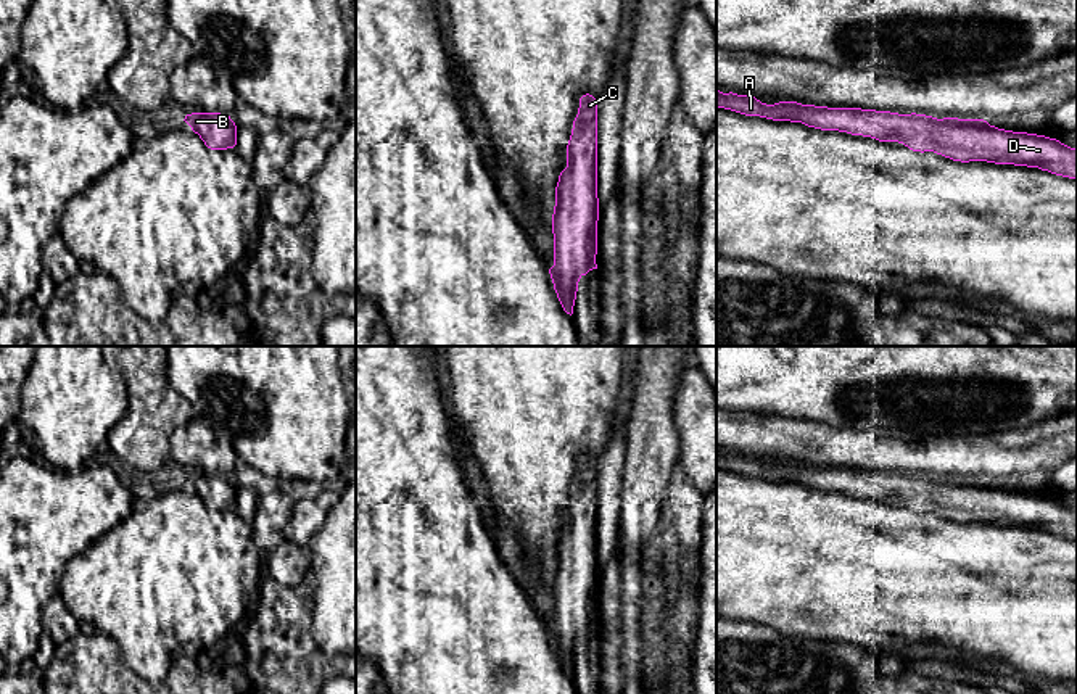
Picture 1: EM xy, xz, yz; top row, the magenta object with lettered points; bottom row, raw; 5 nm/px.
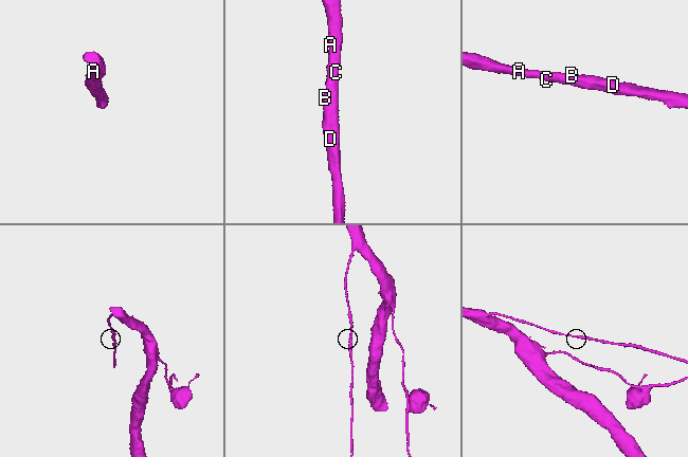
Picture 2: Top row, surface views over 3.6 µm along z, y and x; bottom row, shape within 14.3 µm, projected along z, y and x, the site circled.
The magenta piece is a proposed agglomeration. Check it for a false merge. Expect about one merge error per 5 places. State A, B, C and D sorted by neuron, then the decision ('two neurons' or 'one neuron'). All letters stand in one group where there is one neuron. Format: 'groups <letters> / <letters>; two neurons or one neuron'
groups A B C D; one neuron

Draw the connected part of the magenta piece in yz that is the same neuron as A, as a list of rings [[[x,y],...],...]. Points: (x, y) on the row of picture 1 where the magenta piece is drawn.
[[[716,90],[716,106],[745,116],[802,122],[808,127],[871,137],[879,142],[898,142],[913,151],[934,151],[953,161],[1038,167],[1077,180],[1077,148],[1045,135],[998,129],[984,119],[937,119],[916,113],[827,108],[797,101],[766,105],[750,95],[720,90]]]

